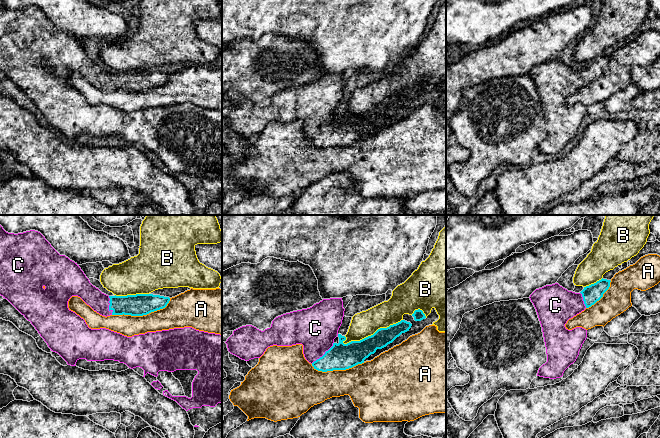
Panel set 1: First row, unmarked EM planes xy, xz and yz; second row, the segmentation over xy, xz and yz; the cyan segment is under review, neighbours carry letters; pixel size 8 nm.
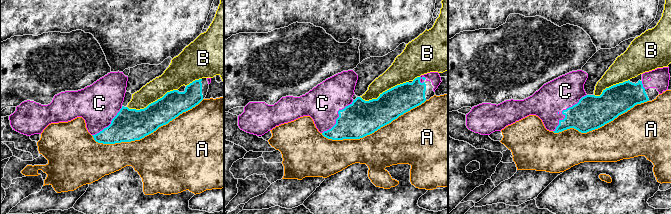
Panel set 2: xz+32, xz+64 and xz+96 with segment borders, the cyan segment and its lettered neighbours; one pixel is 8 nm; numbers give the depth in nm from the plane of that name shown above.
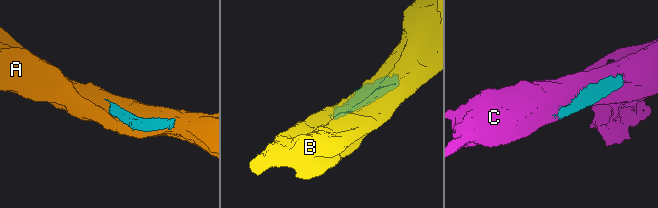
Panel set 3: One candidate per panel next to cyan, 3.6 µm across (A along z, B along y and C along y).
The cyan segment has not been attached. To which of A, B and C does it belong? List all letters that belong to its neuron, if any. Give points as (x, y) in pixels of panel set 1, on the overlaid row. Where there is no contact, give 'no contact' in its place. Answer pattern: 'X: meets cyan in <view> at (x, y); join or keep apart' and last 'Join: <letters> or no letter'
A: meets cyan in xy at (142, 315); keep apart
B: meets cyan in xz at (373, 334); keep apart
C: meets cyan in xz at (324, 354); join
Join: C

